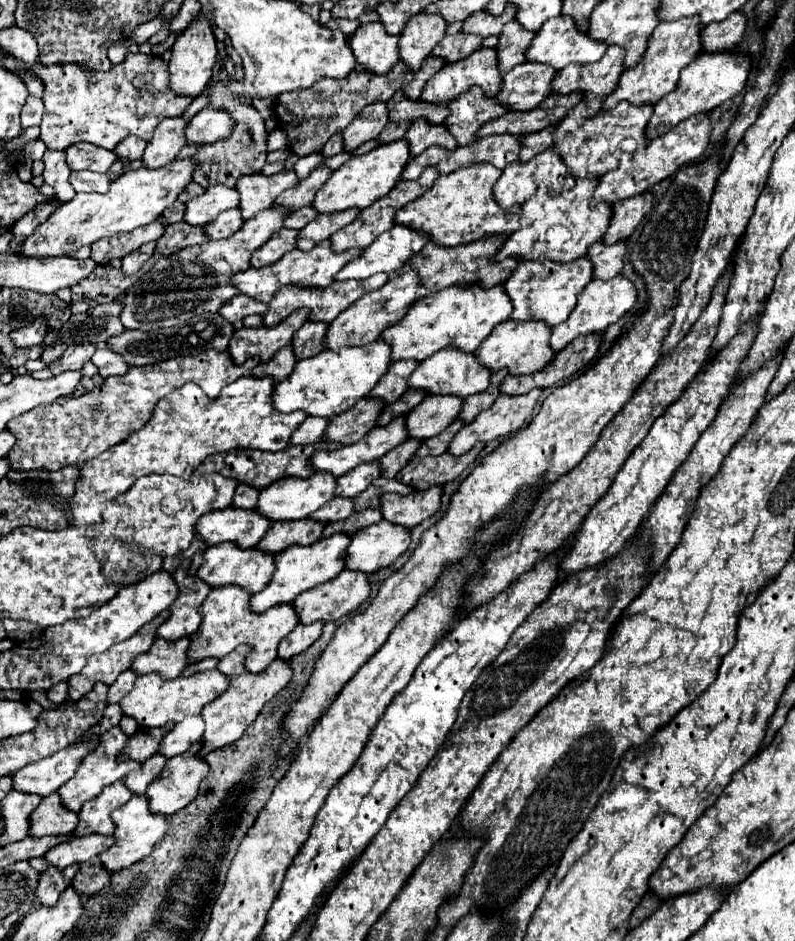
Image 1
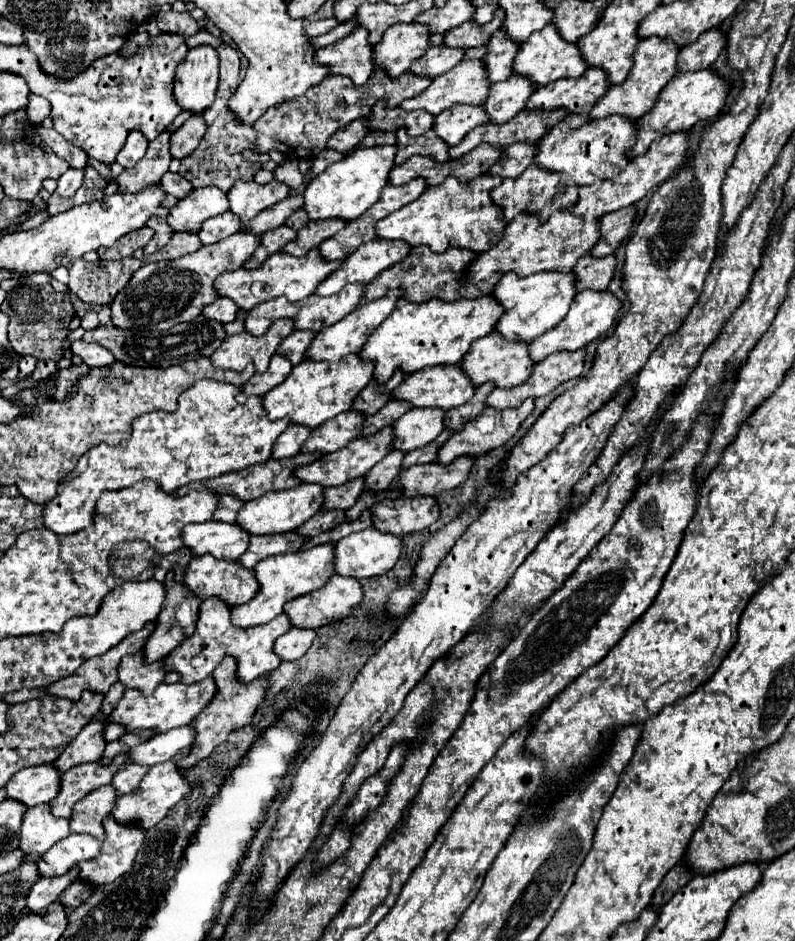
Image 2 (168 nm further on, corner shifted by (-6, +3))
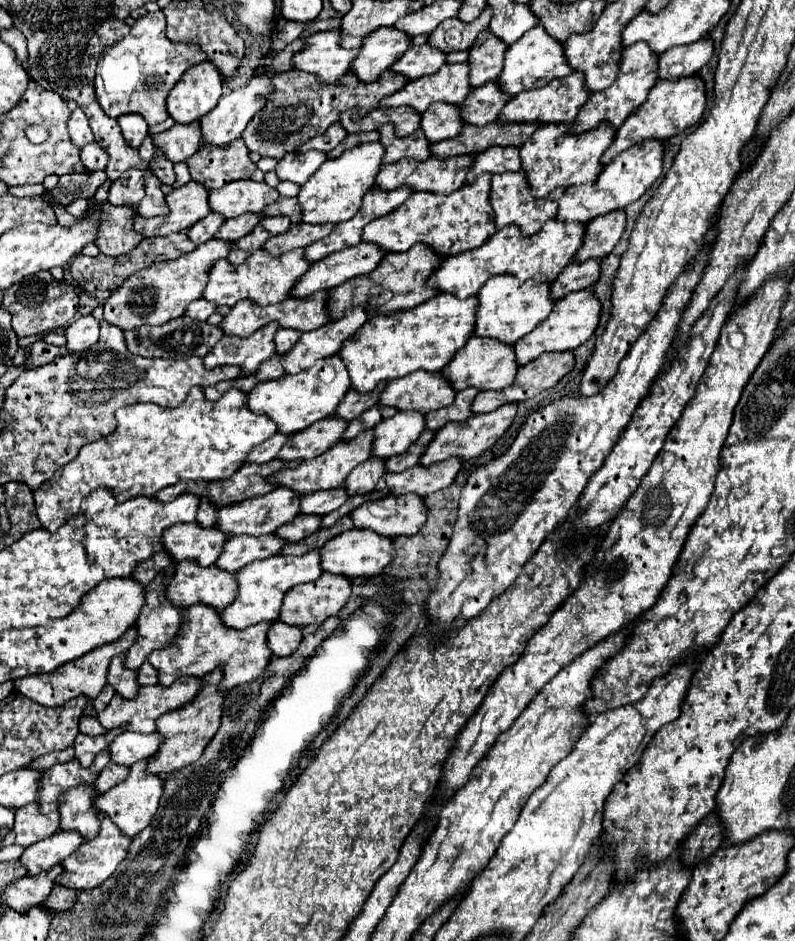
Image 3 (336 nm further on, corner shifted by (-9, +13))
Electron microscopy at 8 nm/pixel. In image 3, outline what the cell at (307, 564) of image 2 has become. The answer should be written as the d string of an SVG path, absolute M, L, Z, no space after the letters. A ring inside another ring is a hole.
M310 550L304 556L270 556L264 560L254 560L252 564L244 566L242 570L238 570L236 580L238 580L238 596L236 600L224 608L222 614L222 622L230 628L246 628L264 620L278 620L280 614L280 606L282 606L282 598L284 594L298 584L306 584L312 582L316 578L320 578L322 574L322 566L320 566L320 550Z

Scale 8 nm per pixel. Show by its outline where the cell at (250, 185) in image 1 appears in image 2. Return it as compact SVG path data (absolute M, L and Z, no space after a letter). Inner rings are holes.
M271 180L269 184L257 184L257 182L237 182L227 192L229 198L229 210L239 216L241 222L247 222L255 218L261 210L271 208L273 204L285 200L289 196L291 188Z

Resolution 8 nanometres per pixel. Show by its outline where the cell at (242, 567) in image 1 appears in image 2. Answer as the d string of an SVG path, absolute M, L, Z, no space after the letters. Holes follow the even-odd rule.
M209 554L199 556L199 558L193 558L189 562L189 566L185 570L185 576L183 576L183 582L185 582L185 586L199 600L219 598L221 602L225 602L231 608L249 602L257 594L257 590L259 590L259 584L255 580L255 572L253 570L243 568L239 562L233 562L233 560L217 560L217 558L209 556Z

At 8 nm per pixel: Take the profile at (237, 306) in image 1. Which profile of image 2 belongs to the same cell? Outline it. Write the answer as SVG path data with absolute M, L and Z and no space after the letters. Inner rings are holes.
M217 298L215 304L209 304L203 308L203 316L209 318L209 320L217 320L221 324L225 322L231 322L237 314L237 304L233 304L233 300L225 300L225 298Z

